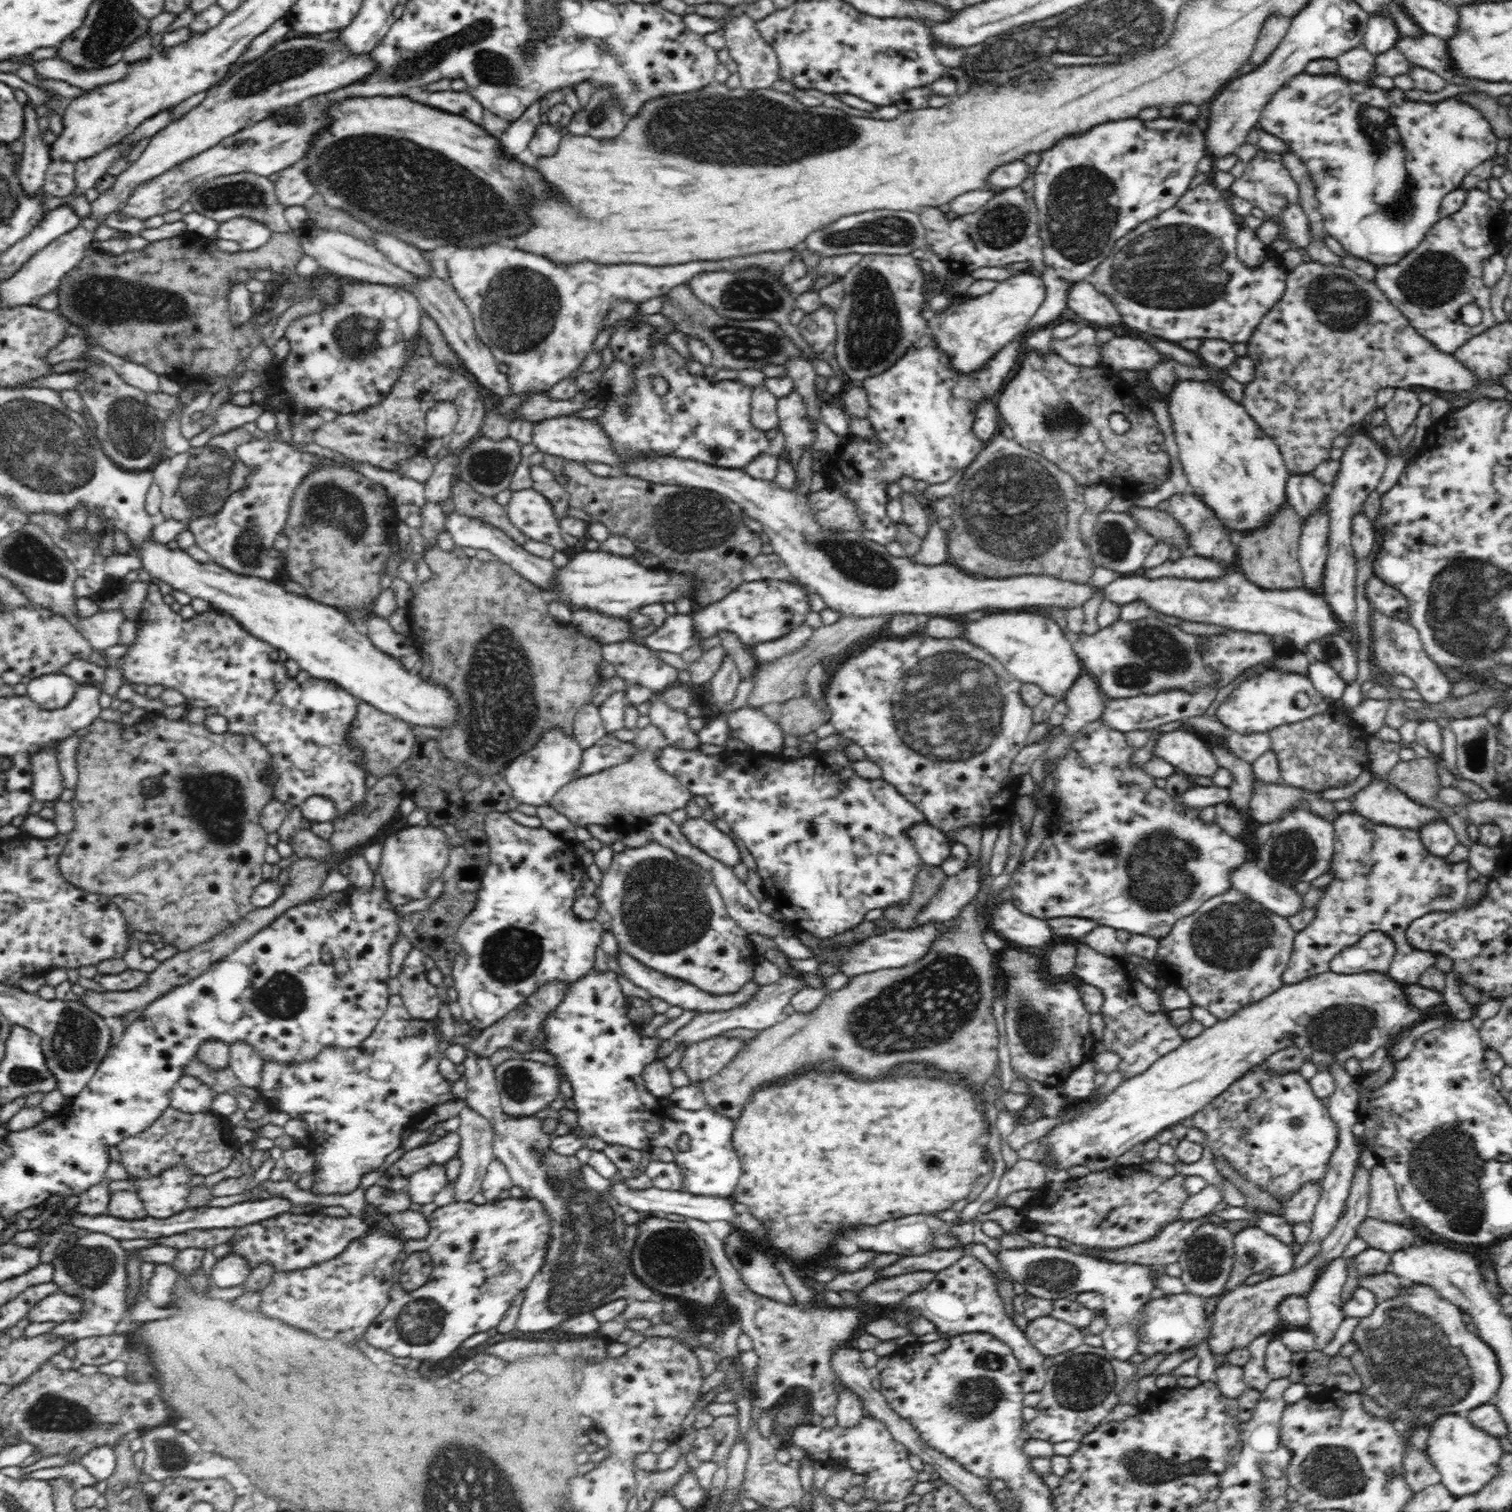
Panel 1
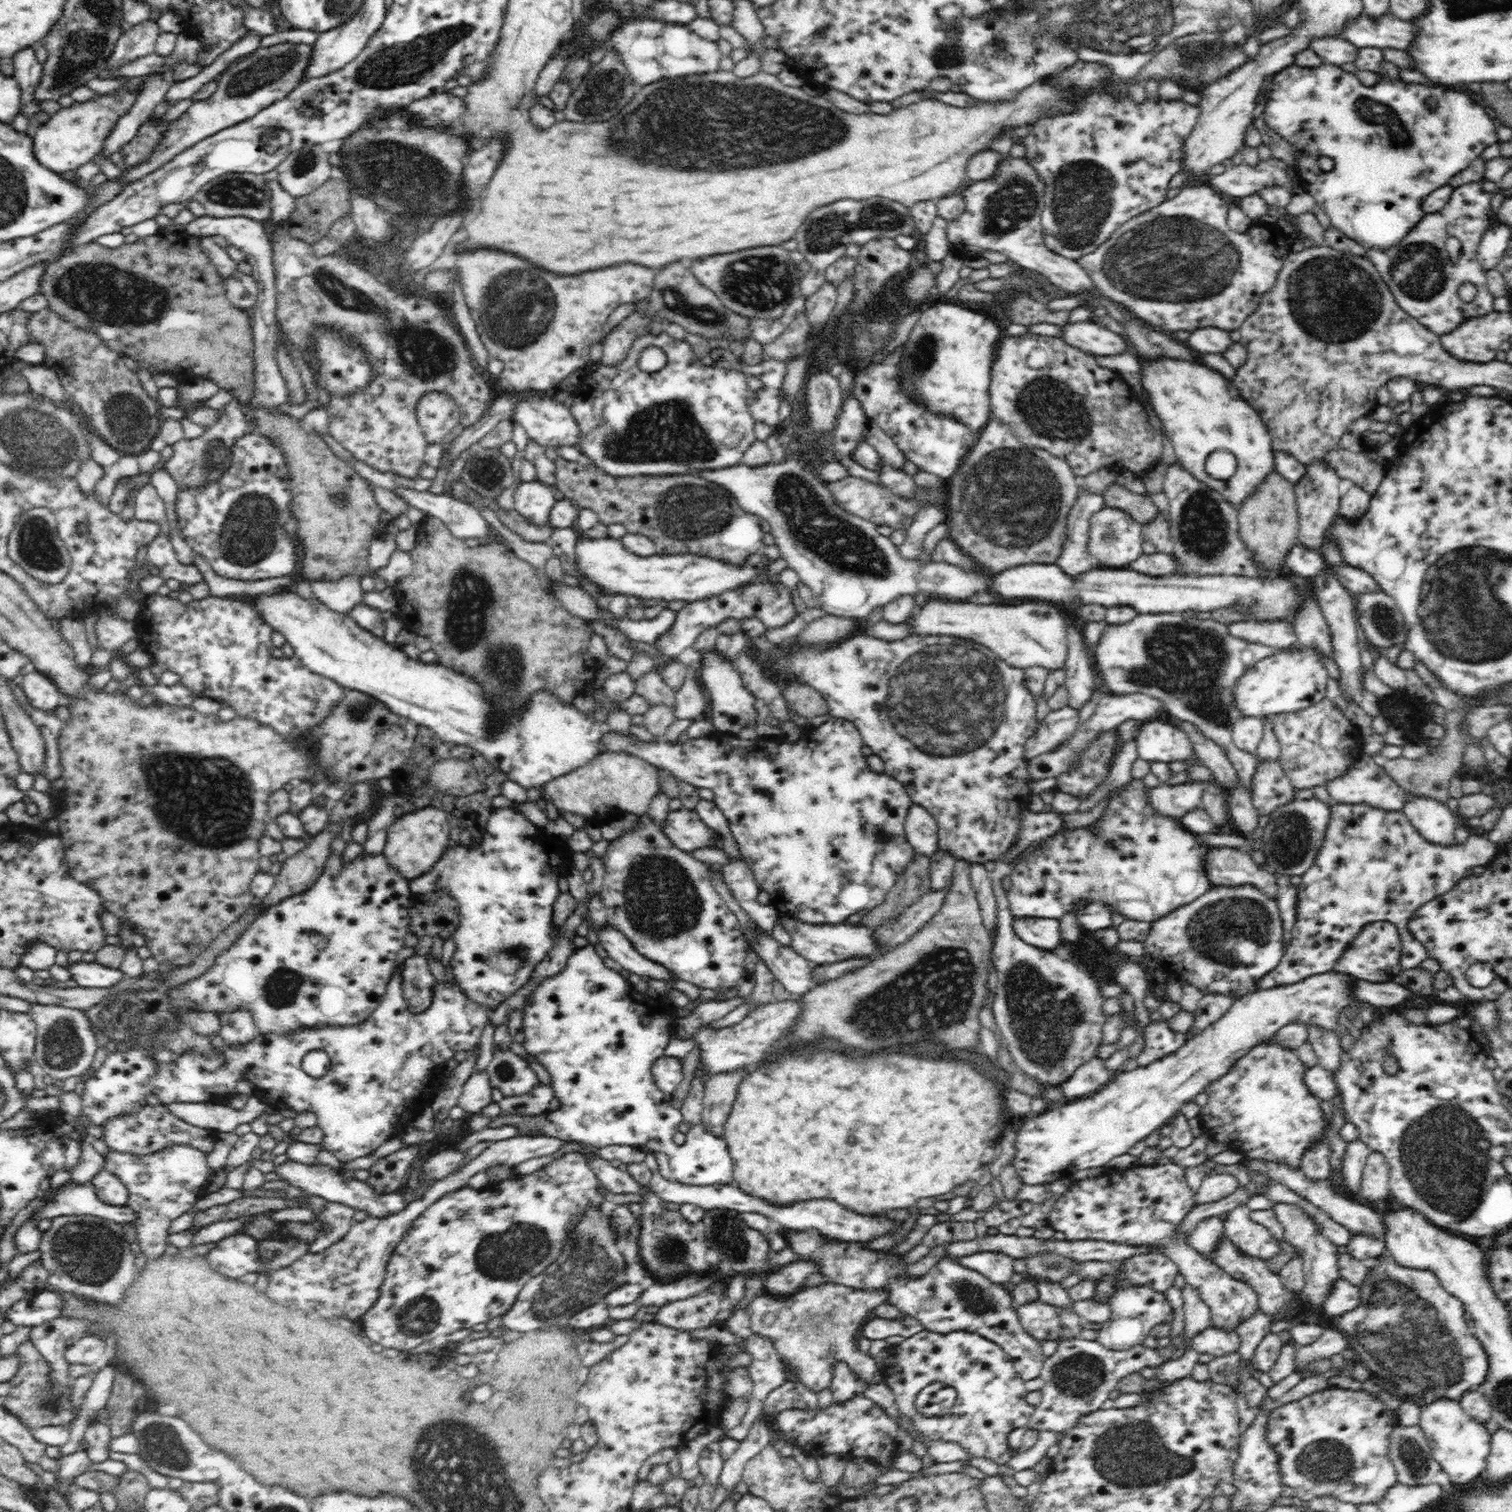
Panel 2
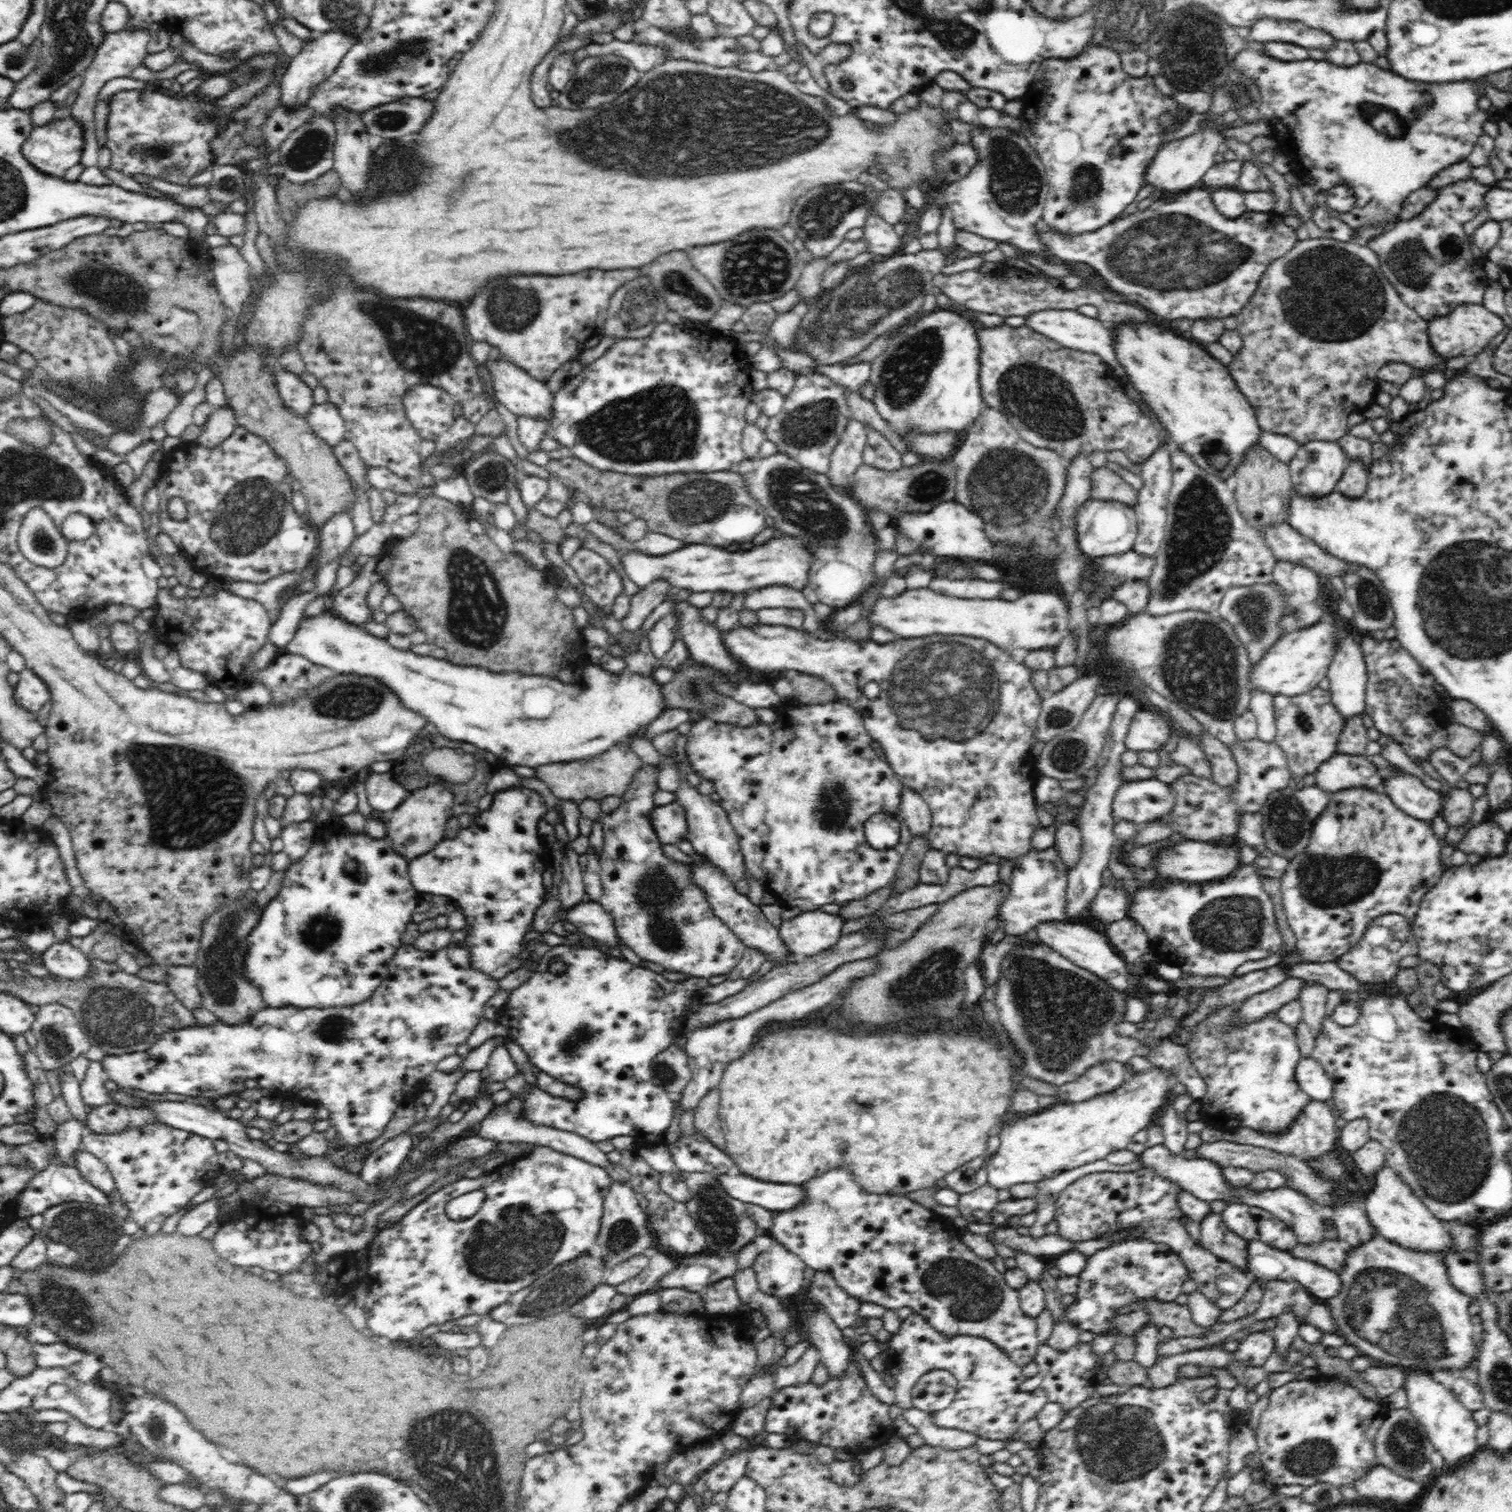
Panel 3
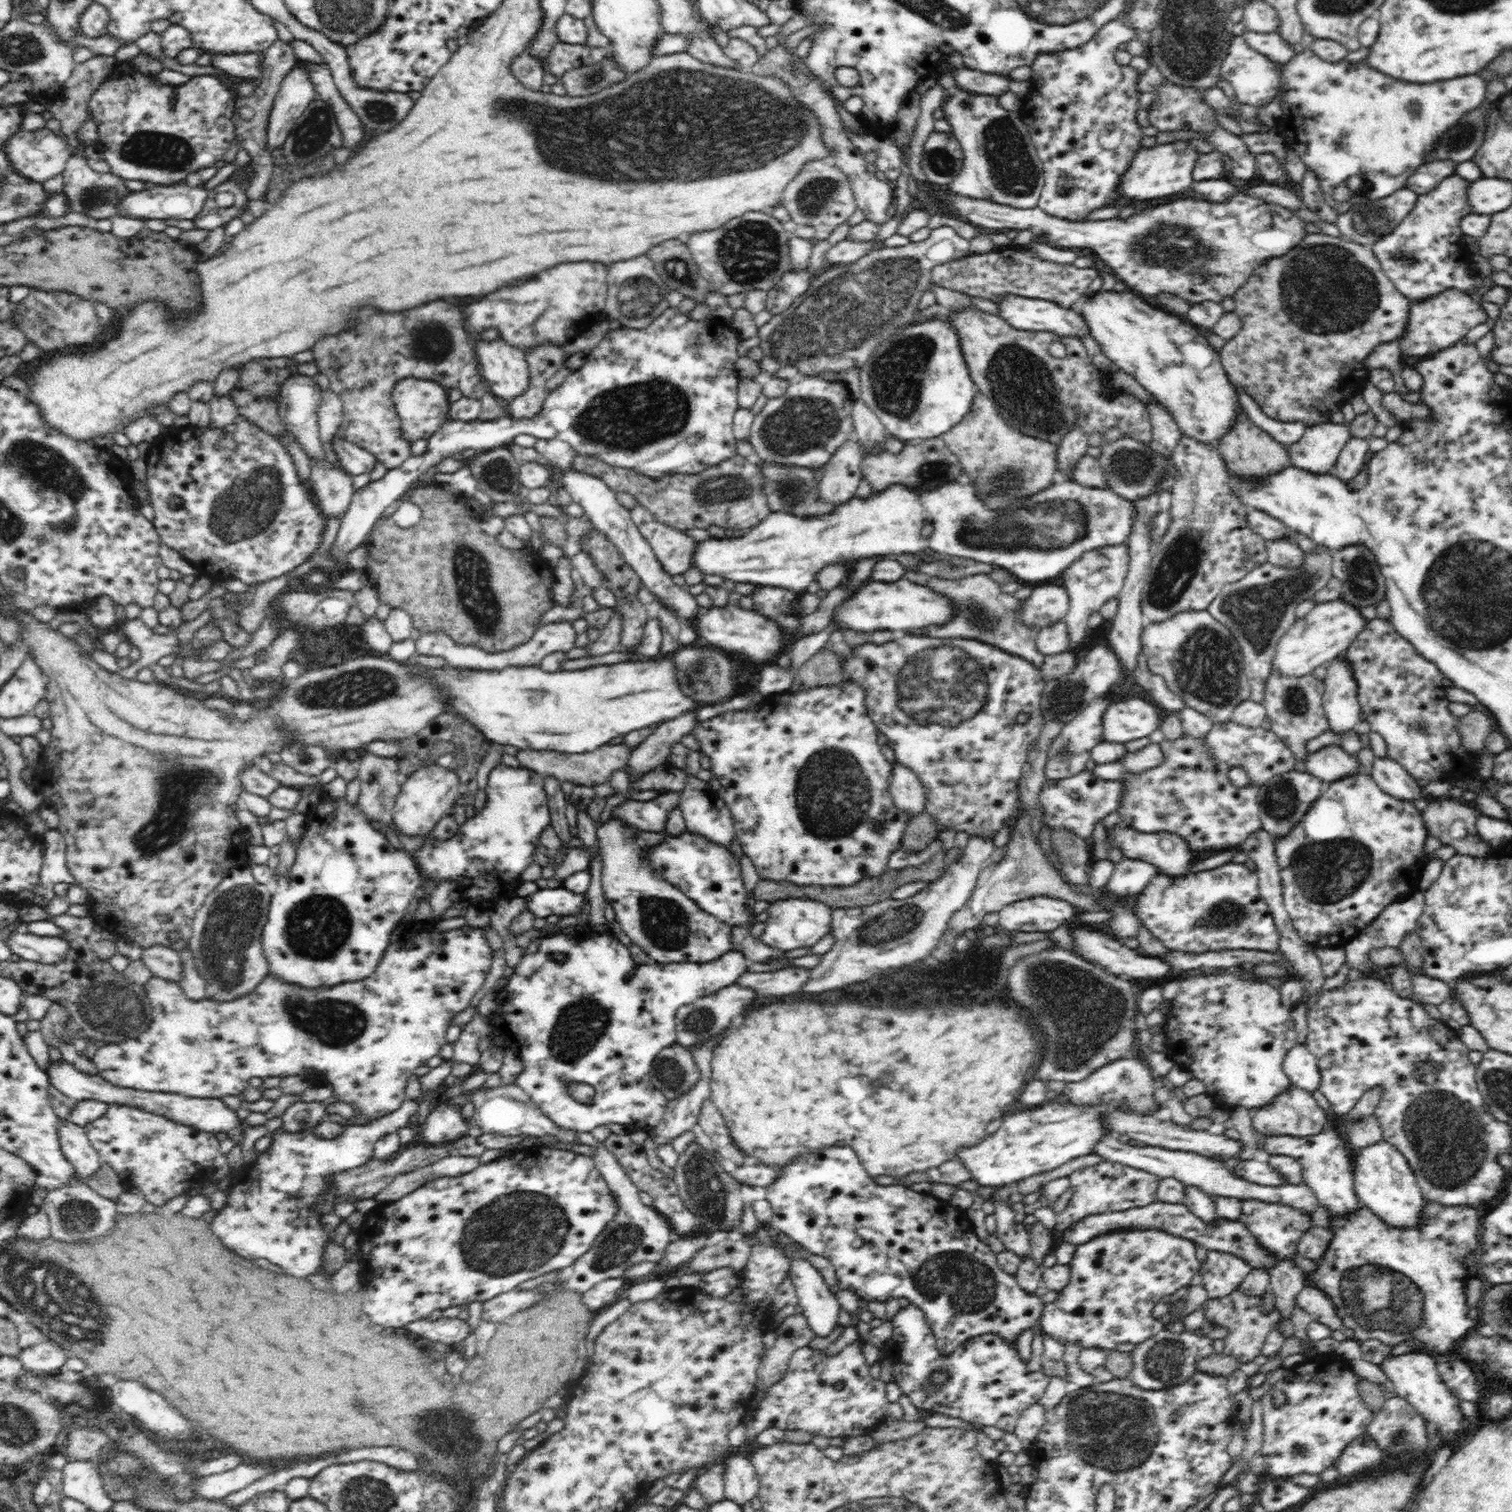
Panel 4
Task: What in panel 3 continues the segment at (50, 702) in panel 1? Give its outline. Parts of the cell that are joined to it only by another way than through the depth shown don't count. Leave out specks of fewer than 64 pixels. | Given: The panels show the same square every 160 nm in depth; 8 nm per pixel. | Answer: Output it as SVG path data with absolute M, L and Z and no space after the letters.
M24 667L20 681L14 686L14 701L28 712L37 714L46 704L50 703L51 694L47 685L28 667Z

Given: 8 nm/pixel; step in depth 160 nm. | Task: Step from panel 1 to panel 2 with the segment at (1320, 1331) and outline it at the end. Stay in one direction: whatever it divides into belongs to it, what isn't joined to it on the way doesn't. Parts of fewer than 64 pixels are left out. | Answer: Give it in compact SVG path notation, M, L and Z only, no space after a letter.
M1273 1203L1274 1214L1285 1228L1283 1240L1285 1240L1292 1249L1297 1250L1300 1259L1303 1260L1303 1279L1304 1286L1300 1292L1303 1301L1314 1312L1322 1312L1326 1296L1332 1292L1332 1286L1340 1280L1340 1269L1338 1269L1338 1248L1326 1236L1322 1235L1320 1227L1315 1223L1314 1218L1304 1212L1297 1205L1289 1203Z

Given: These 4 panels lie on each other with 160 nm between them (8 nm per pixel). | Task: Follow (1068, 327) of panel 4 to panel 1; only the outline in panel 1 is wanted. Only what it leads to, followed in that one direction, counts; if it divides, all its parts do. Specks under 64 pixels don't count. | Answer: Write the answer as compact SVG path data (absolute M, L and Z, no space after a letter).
M1119 333L1110 342L1097 346L1103 366L1110 366L1114 371L1128 369L1150 372L1154 364L1162 362L1162 354L1154 350L1150 344L1142 340L1137 334Z

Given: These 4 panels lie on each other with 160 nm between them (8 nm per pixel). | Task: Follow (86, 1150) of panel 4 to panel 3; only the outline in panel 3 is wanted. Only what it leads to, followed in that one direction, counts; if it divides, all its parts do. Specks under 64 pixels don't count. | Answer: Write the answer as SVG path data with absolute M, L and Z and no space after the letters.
M78 1149L78 1152L74 1155L74 1162L76 1162L80 1174L104 1194L116 1189L108 1167L100 1159L90 1155L85 1149Z

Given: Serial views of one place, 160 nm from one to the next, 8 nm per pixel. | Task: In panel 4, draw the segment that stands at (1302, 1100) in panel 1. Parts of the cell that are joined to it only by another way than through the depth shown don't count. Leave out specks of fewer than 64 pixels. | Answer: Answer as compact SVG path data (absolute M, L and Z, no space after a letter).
M1228 969L1180 980L1180 989L1170 1001L1170 1011L1163 1025L1166 1034L1166 1057L1169 1064L1184 1065L1193 1078L1204 1083L1206 1094L1218 1110L1229 1111L1236 1106L1262 1108L1291 1086L1282 1062L1290 1048L1298 1042L1290 1010L1281 1003L1278 982L1254 977L1242 971L1233 974Z

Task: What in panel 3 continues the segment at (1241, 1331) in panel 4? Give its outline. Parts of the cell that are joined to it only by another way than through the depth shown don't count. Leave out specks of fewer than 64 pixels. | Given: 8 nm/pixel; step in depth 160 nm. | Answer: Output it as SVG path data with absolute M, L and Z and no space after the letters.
M1260 1331L1248 1335L1240 1341L1237 1352L1232 1353L1233 1361L1246 1367L1263 1367L1275 1352L1275 1340L1270 1332Z

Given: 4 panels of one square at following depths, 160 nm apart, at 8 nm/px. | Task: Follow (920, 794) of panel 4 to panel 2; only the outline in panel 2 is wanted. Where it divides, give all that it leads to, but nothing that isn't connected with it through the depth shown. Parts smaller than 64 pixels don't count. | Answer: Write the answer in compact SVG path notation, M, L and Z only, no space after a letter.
M913 803L908 810L905 835L917 854L930 857L939 850L936 819L919 804Z

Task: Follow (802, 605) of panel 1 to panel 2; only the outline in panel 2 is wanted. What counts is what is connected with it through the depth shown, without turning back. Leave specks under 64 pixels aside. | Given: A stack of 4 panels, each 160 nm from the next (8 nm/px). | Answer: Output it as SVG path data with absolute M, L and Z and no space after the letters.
M752 582L740 588L722 592L722 594L688 603L683 609L676 612L676 620L668 632L664 632L654 646L657 648L661 658L655 659L658 666L665 665L664 660L669 656L677 656L686 648L692 647L696 638L710 626L718 626L720 622L734 618L742 622L744 618L755 618L760 620L765 628L780 628L786 626L796 612L791 601L790 591L787 587L778 583L755 583Z

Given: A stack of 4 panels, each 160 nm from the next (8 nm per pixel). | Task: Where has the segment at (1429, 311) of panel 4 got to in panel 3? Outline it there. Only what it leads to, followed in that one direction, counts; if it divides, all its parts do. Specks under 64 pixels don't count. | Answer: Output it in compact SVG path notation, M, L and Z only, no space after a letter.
M1460 304L1450 314L1428 322L1428 339L1434 352L1445 360L1454 356L1478 356L1490 340L1504 330L1505 324L1500 315L1490 312L1484 305Z

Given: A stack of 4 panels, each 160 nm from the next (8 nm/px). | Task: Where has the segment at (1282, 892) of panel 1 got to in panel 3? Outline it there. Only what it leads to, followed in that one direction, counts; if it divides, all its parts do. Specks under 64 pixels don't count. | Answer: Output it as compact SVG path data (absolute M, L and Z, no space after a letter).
M1186 839L1164 850L1150 865L1166 880L1190 884L1213 882L1230 877L1242 864L1240 864L1240 851L1236 845L1212 845L1204 841Z

